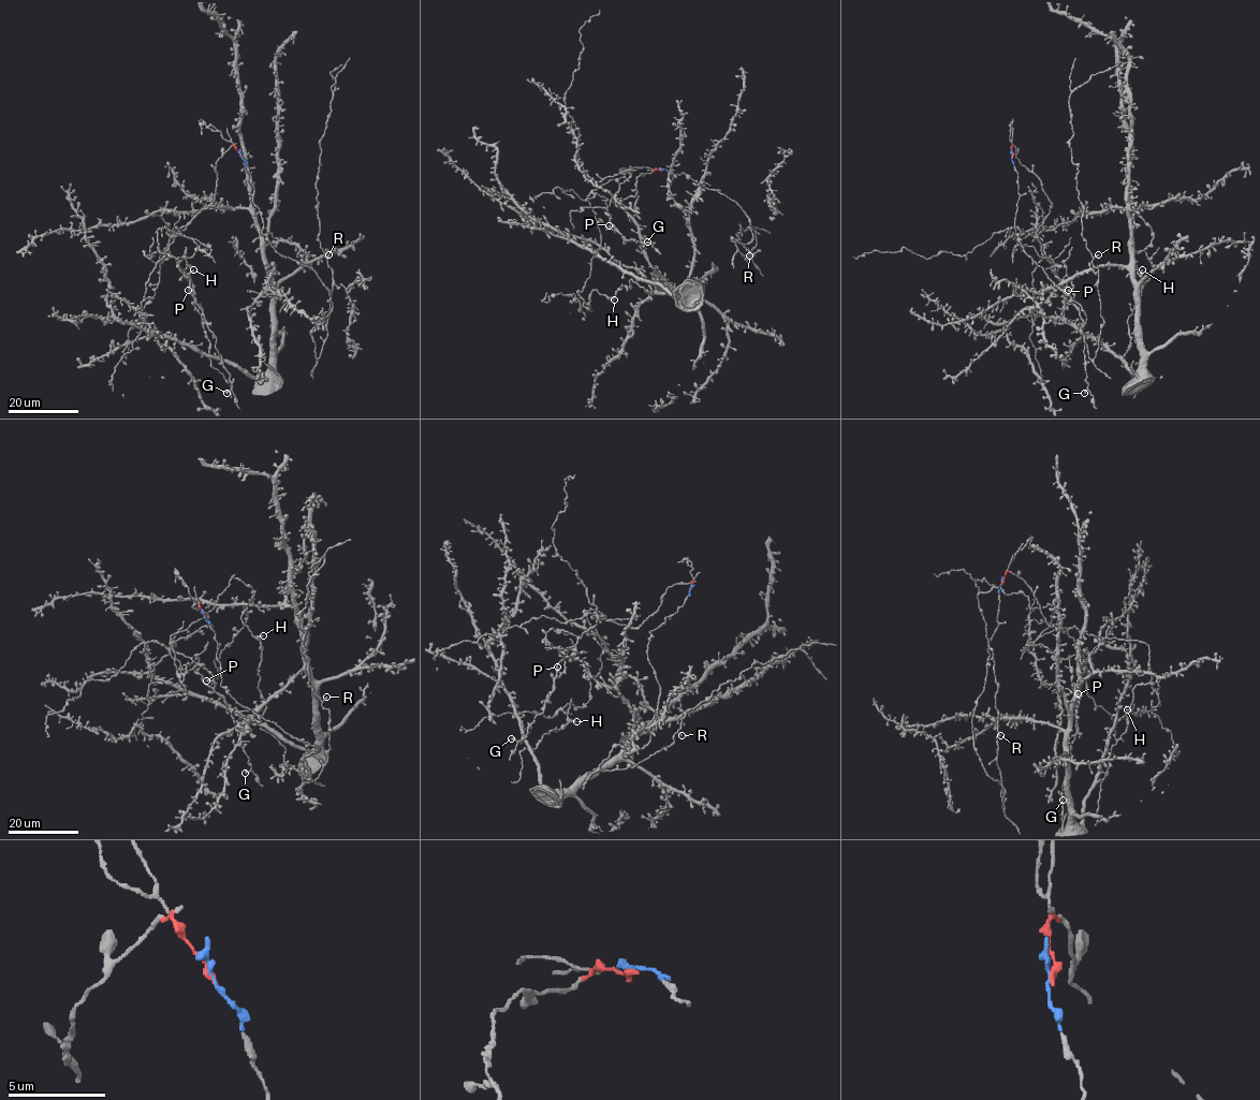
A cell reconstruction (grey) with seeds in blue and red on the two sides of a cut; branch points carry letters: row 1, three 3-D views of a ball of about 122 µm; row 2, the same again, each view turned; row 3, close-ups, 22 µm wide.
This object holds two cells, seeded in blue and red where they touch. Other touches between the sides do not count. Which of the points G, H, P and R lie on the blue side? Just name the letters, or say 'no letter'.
R

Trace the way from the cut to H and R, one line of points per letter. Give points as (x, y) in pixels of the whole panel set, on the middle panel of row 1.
H: (661, 170), (636, 177), (631, 209), (587, 196), (601, 242), (577, 293), (589, 309), (592, 290), (614, 299)
R: (661, 170), (684, 172), (733, 200), (752, 238), (731, 240), (749, 255)

